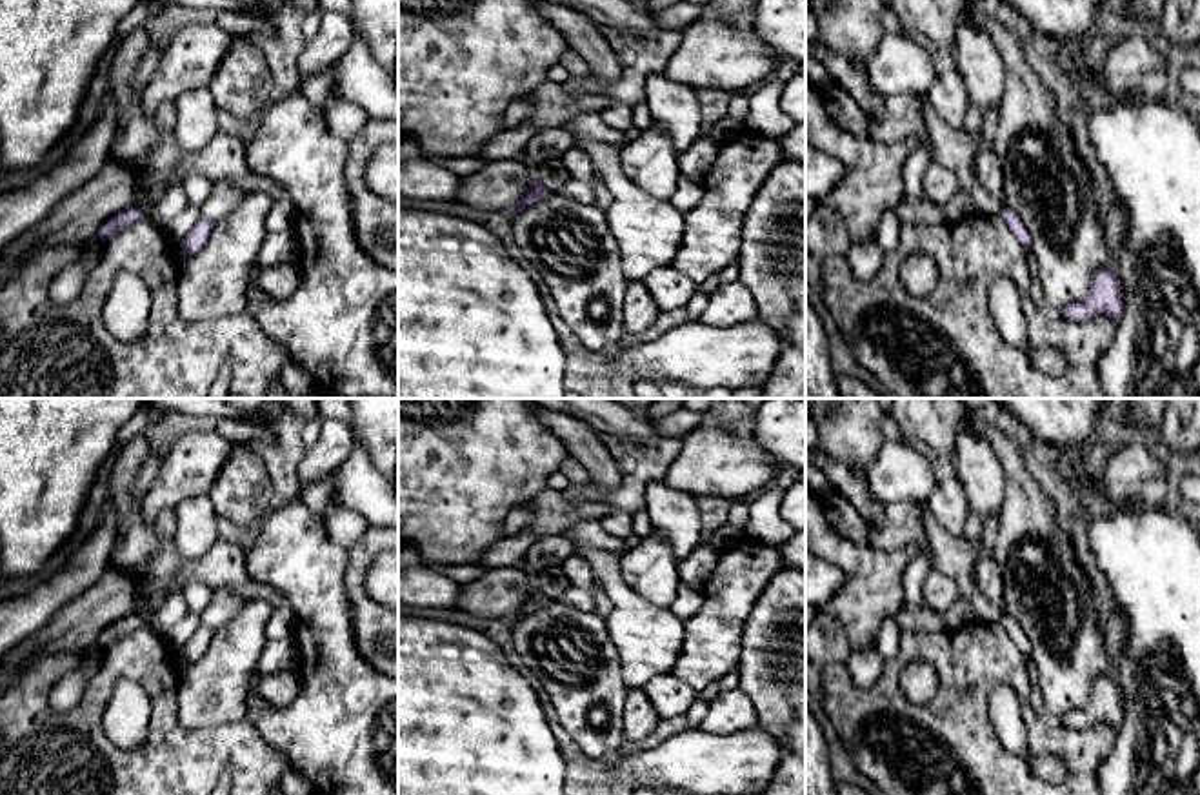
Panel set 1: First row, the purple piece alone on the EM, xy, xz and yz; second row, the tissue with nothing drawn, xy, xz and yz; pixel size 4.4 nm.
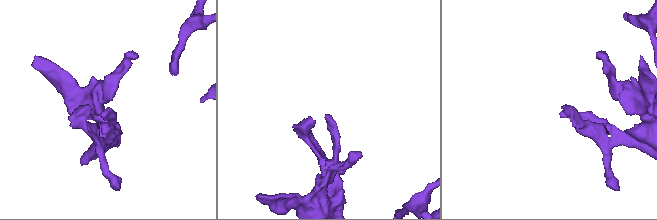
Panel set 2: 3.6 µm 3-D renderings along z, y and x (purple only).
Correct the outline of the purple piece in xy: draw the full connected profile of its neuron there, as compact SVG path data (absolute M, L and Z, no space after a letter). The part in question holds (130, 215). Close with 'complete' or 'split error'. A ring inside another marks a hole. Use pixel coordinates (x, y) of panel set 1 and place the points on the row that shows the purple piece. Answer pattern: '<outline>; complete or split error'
M129 206L124 211L116 213L107 220L104 227L100 227L98 236L102 242L113 238L118 231L133 226L135 222L142 220L144 215L140 213L138 206Z; complete

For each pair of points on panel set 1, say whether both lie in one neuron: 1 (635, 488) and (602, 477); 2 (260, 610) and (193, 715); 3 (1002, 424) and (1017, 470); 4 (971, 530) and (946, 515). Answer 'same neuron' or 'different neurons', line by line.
1: different neurons
2: same neuron
3: different neurons
4: different neurons

